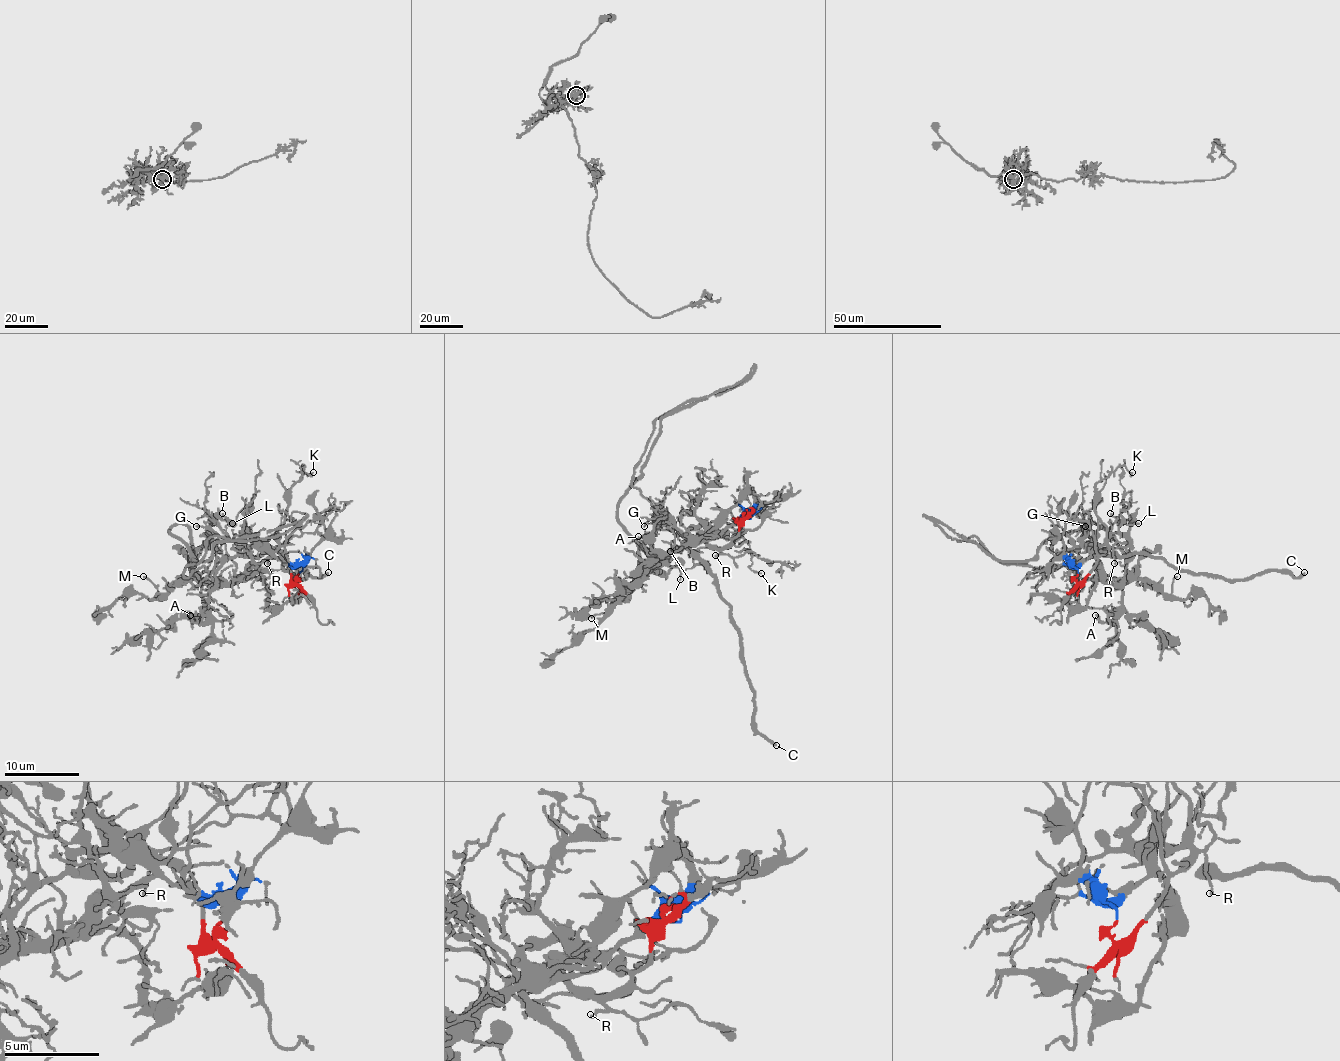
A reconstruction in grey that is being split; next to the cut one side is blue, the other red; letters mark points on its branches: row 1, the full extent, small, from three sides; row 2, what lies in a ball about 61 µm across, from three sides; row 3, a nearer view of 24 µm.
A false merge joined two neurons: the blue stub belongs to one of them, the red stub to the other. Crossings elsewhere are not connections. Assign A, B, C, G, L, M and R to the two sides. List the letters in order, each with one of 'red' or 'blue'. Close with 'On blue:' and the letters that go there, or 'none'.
A: blue
B: blue
C: red
G: red
L: blue
M: blue
R: red
On blue: A, B, L, M

